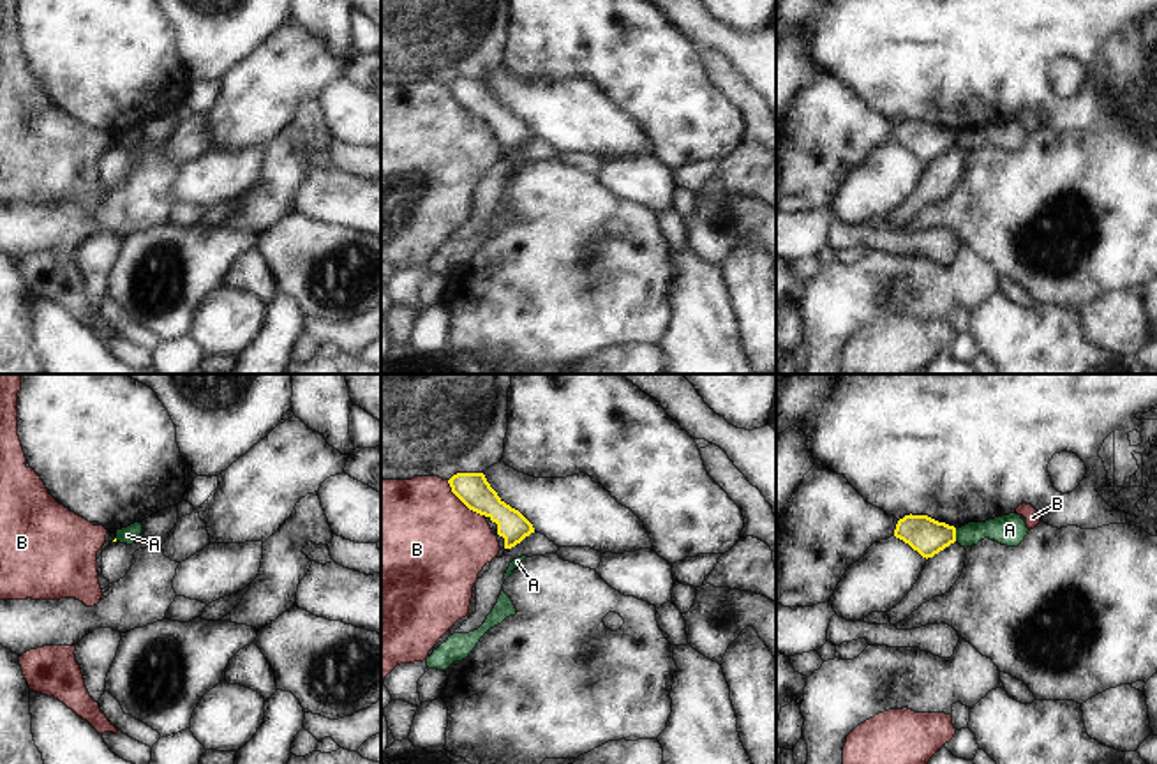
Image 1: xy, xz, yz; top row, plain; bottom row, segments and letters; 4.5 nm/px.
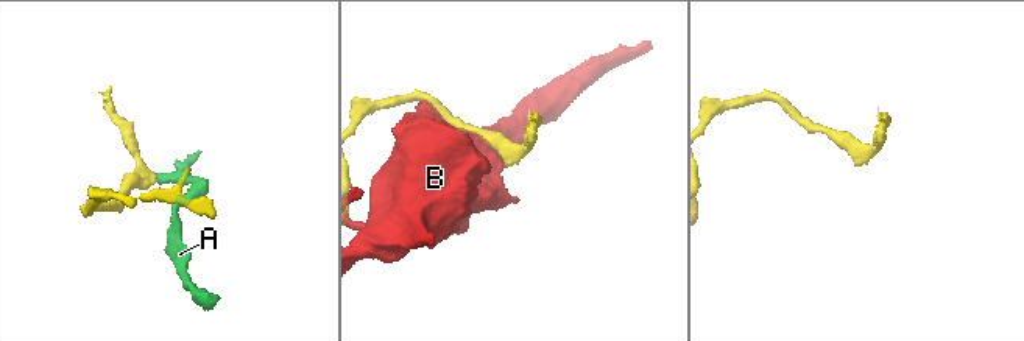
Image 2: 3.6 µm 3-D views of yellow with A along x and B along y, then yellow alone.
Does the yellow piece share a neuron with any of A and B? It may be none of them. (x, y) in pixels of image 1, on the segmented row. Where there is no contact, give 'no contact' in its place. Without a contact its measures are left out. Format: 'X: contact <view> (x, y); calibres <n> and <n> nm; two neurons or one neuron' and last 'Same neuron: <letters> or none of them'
A: contact yz (955, 535); calibres 170 and 140 nm; two neurons
B: contact xz (464, 503); calibres 150 and 500 nm; two neurons
Same neuron: none of them

